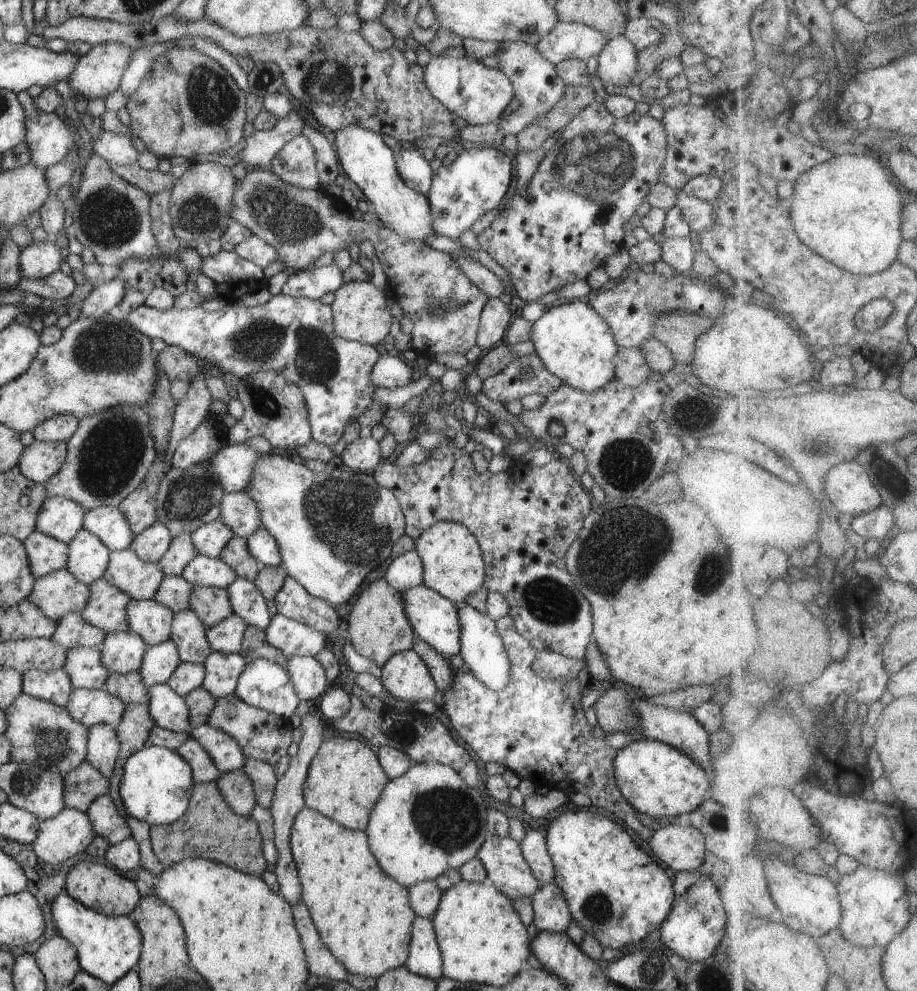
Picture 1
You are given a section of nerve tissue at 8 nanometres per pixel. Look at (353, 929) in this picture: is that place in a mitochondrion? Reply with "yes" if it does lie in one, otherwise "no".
no

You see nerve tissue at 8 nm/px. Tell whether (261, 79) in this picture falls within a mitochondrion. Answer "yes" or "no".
yes

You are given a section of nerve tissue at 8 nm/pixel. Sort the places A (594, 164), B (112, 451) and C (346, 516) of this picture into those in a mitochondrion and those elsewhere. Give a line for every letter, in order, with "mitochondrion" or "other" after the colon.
A: mitochondrion
B: mitochondrion
C: mitochondrion

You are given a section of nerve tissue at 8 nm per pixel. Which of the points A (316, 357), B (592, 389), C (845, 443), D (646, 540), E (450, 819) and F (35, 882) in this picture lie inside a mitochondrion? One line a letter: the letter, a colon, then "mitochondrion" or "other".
A: mitochondrion
B: other
C: mitochondrion
D: mitochondrion
E: mitochondrion
F: other

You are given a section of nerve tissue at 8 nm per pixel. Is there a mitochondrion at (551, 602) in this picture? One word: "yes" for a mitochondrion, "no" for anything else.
yes

